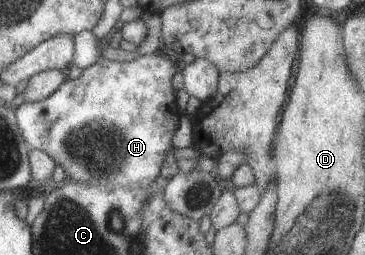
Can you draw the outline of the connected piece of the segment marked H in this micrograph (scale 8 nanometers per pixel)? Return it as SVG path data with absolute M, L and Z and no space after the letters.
M152 54L139 56L131 62L119 62L101 58L93 66L86 68L80 78L76 80L68 79L67 82L49 98L39 102L24 102L17 109L17 120L23 138L28 142L31 149L39 149L46 152L59 166L62 166L69 175L69 180L86 182L88 185L104 186L106 188L122 187L148 187L156 178L160 176L166 150L176 148L176 135L180 124L184 122L184 105L179 102L177 92L172 88L172 78L178 73L178 68L170 56L164 54Z

